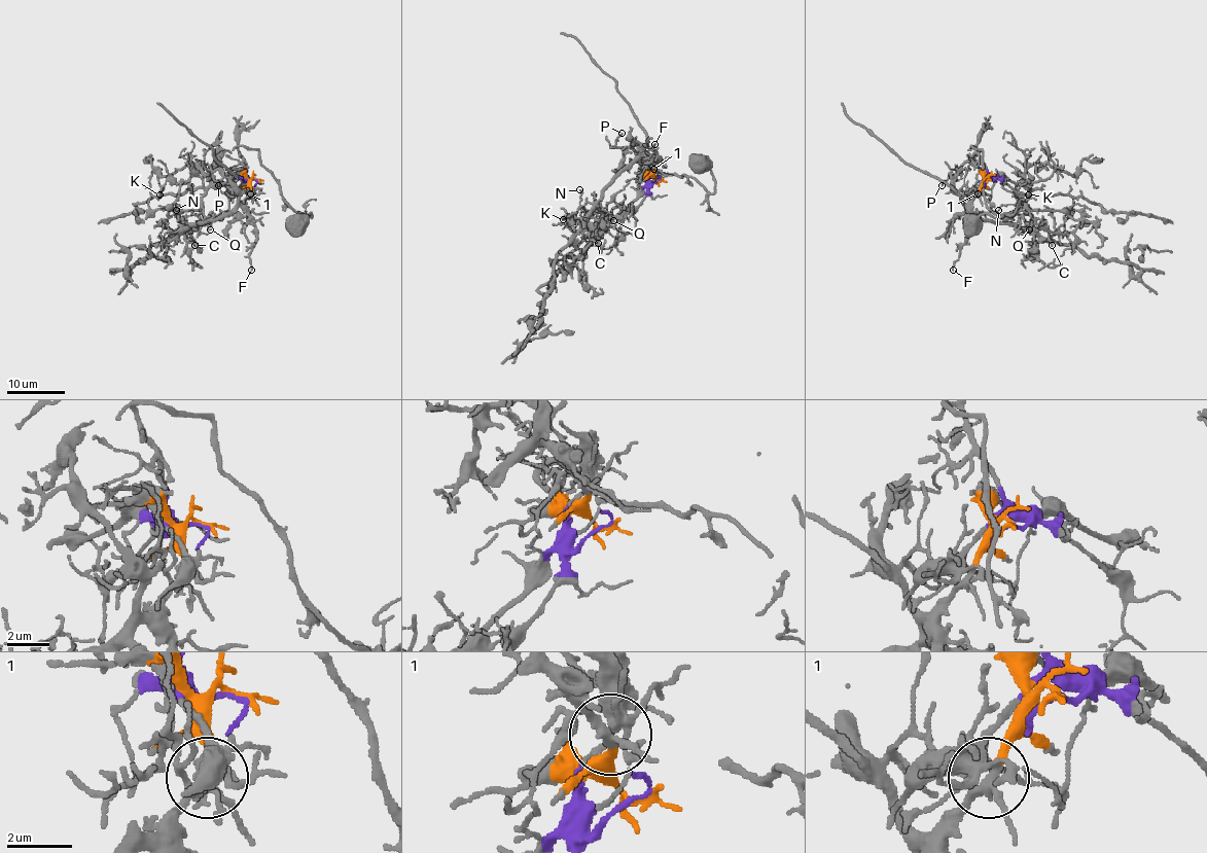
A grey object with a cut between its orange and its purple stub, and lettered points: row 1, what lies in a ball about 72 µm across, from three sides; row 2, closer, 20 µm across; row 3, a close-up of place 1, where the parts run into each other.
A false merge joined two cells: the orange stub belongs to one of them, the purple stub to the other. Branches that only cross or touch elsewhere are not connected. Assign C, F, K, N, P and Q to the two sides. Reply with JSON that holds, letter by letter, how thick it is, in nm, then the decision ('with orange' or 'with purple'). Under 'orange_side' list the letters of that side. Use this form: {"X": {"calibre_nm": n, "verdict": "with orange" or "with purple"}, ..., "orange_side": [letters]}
{"C": {"calibre_nm": 140, "verdict": "with orange"}, "F": {"calibre_nm": 110, "verdict": "with orange"}, "K": {"calibre_nm": 120, "verdict": "with purple"}, "N": {"calibre_nm": 80, "verdict": "with purple"}, "P": {"calibre_nm": 100, "verdict": "with orange"}, "Q": {"calibre_nm": 90, "verdict": "with purple"}, "orange_side": ["C", "F", "P"]}

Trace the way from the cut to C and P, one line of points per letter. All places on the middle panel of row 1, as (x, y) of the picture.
C: (659, 180), (653, 169), (638, 157), (605, 188), (602, 200), (588, 217), (588, 236), (598, 243)
P: (659, 180), (641, 147), (615, 145), (615, 140), (623, 133)

